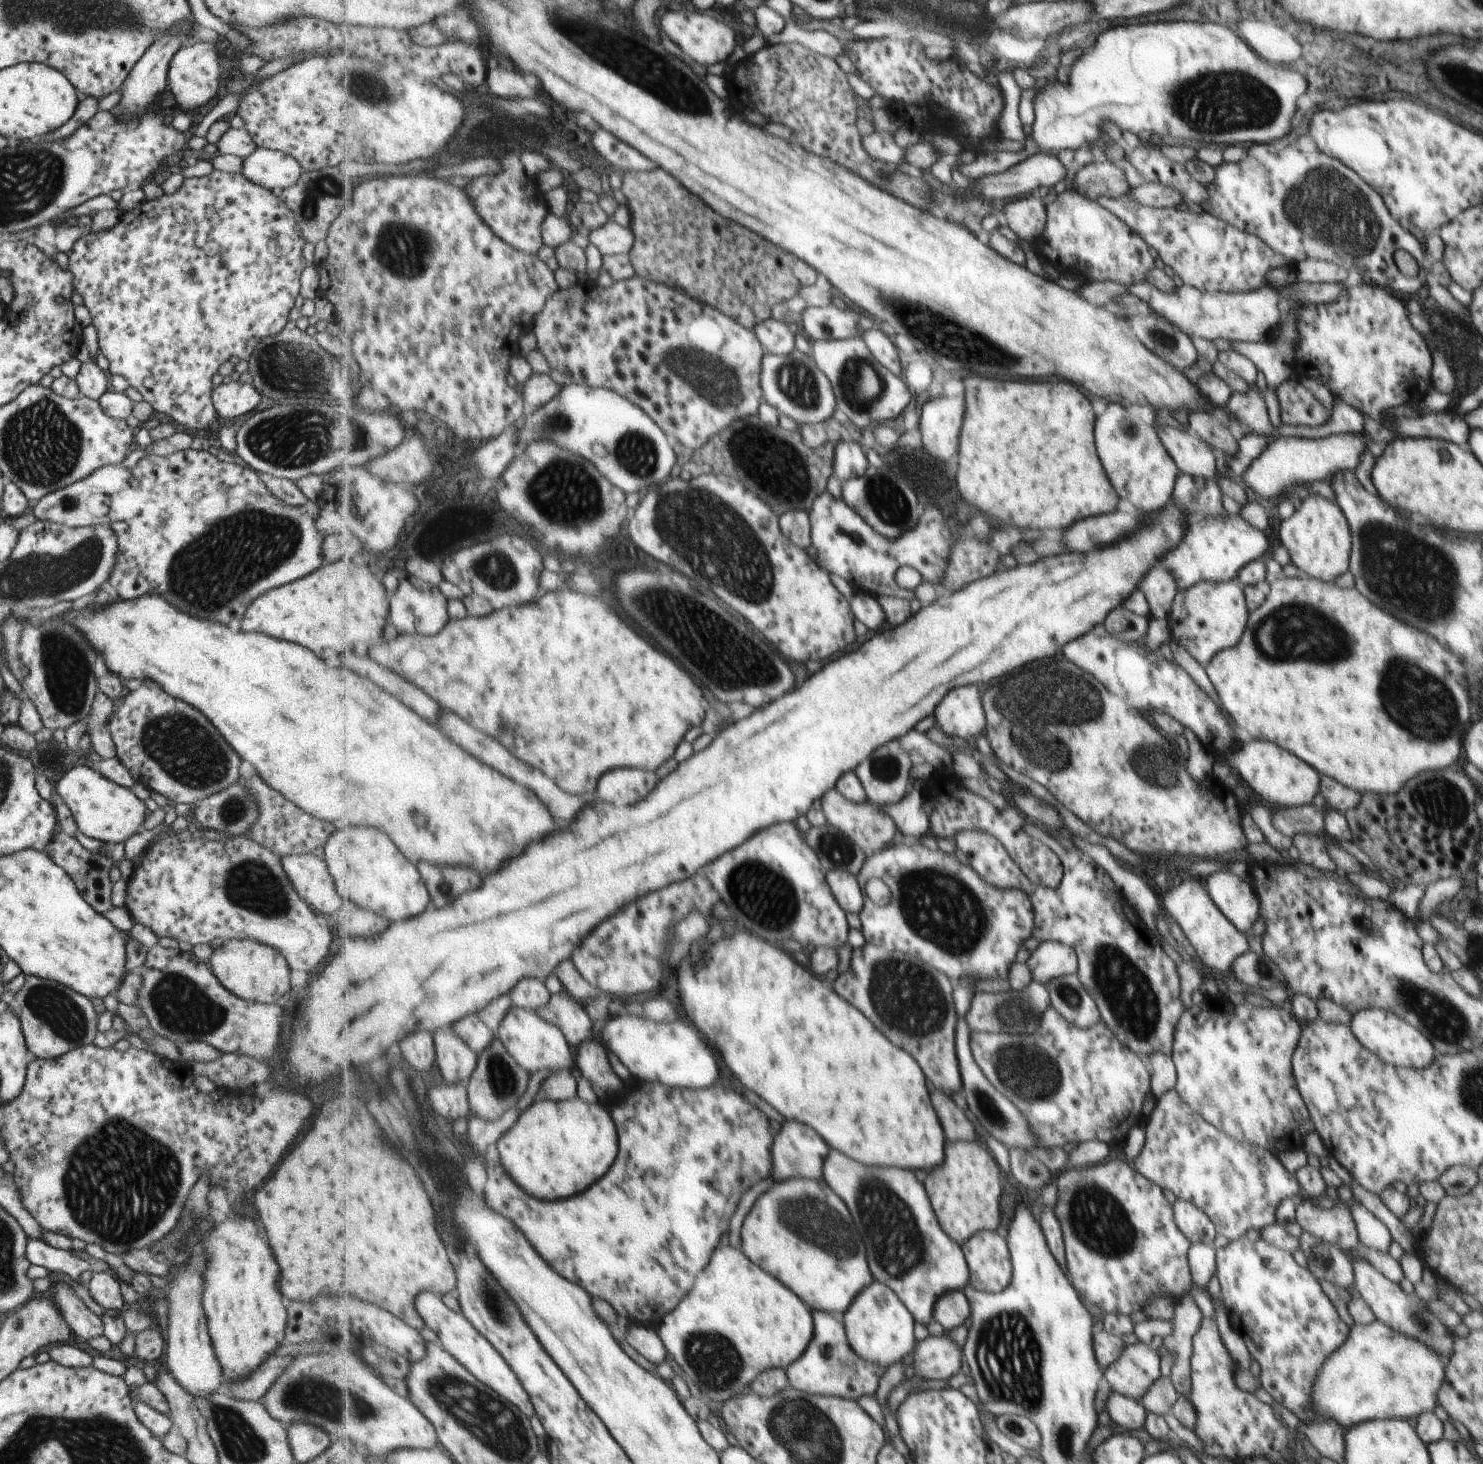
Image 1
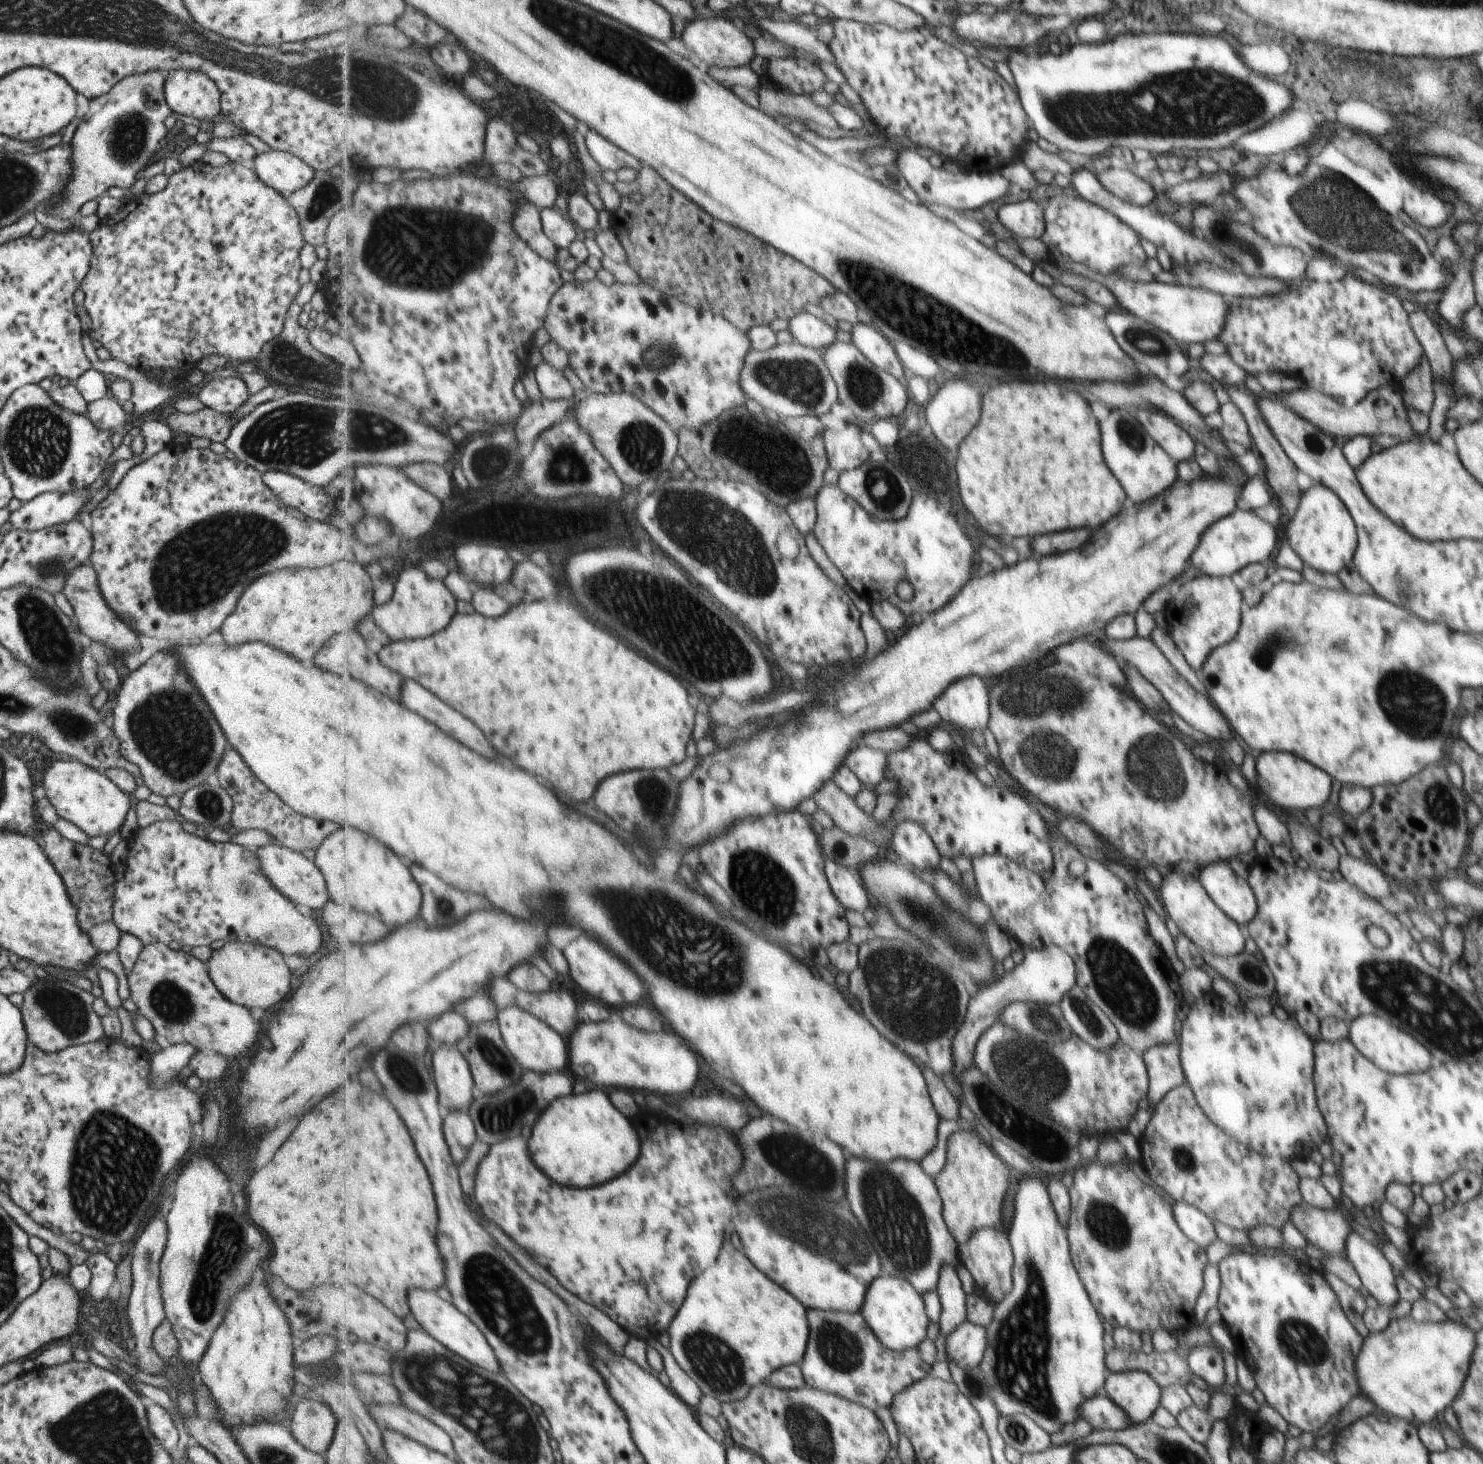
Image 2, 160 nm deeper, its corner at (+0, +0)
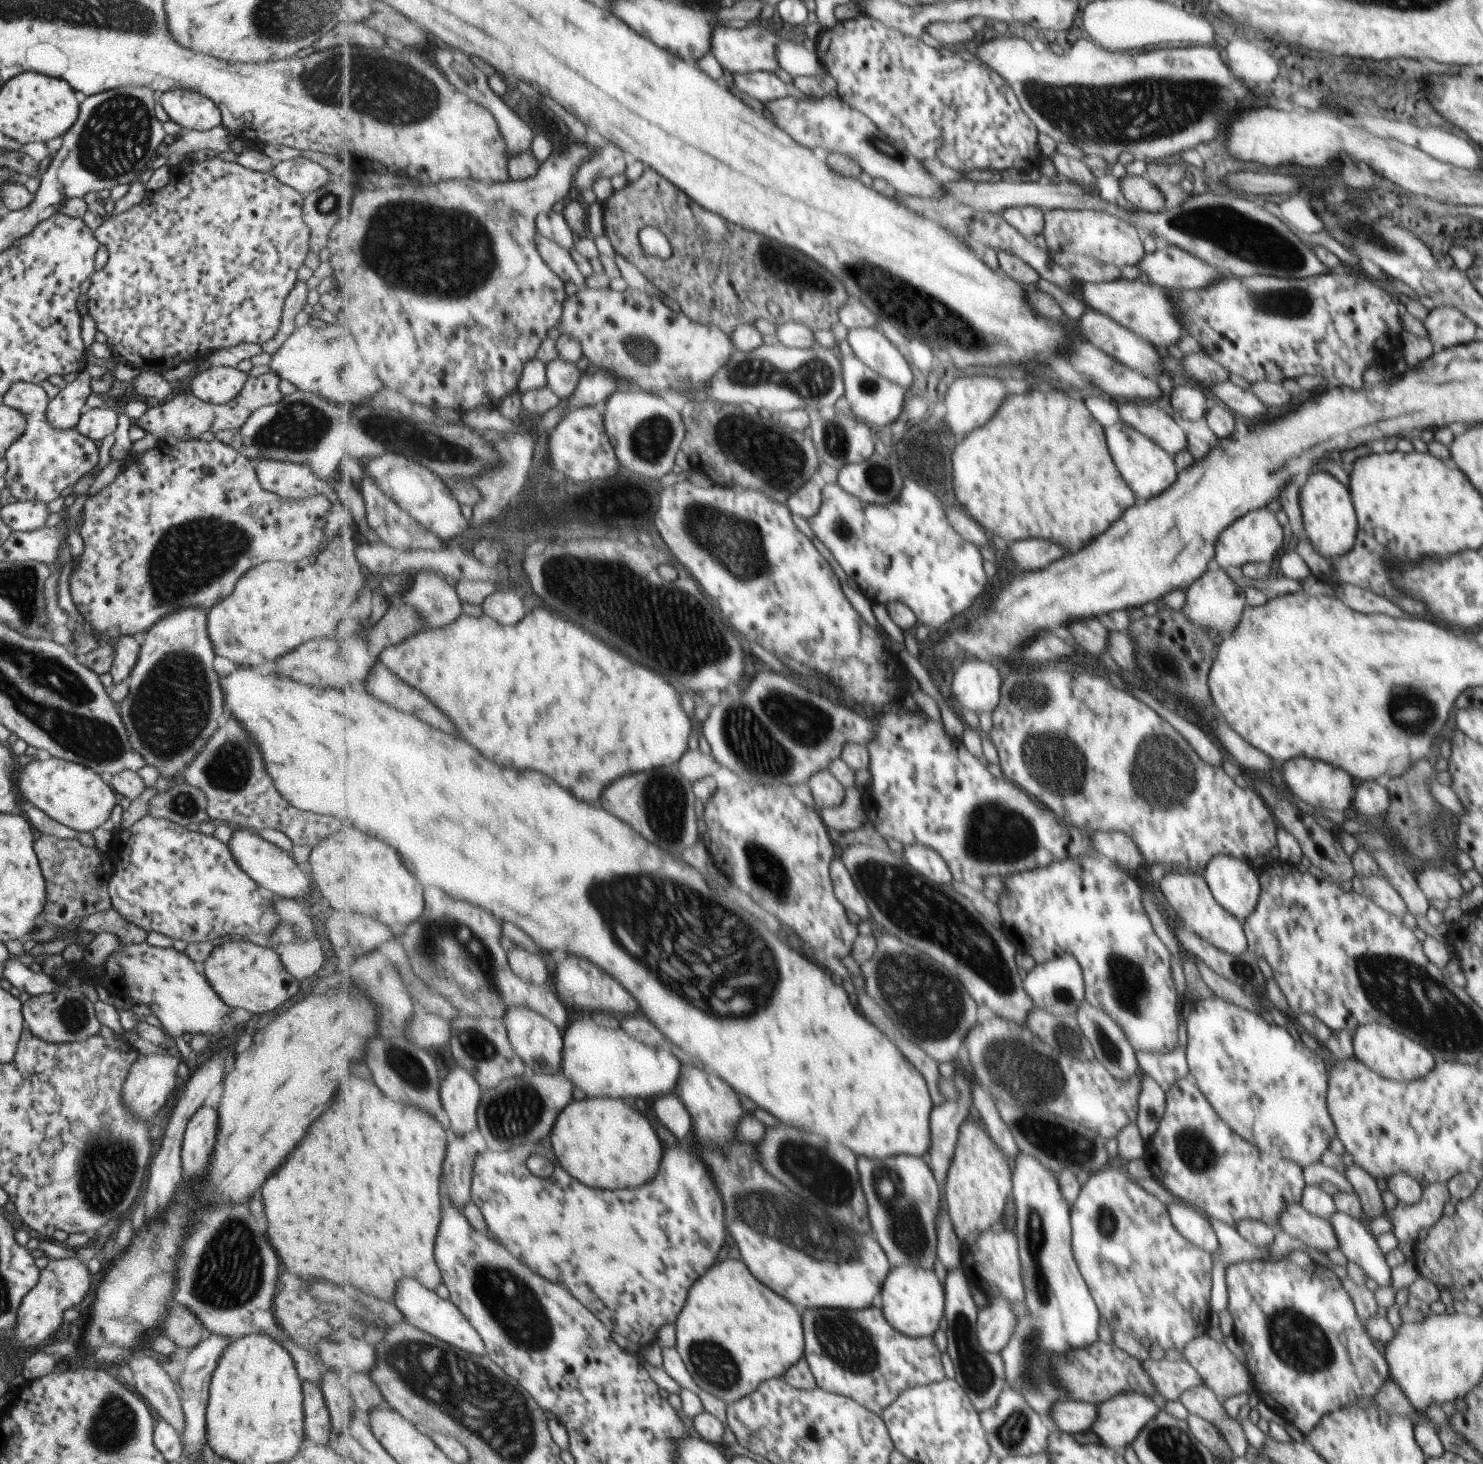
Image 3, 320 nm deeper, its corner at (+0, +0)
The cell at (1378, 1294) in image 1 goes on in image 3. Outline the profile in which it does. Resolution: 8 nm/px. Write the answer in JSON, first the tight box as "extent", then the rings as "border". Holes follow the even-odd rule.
{"extent":[1328,1210,1389,1287],"border":[[[1336,1210],[1328,1221],[1334,1230],[1338,1248],[1347,1262],[1359,1266],[1379,1287],[1386,1287],[1389,1284],[1389,1267],[1371,1234],[1361,1226],[1362,1222]]]}

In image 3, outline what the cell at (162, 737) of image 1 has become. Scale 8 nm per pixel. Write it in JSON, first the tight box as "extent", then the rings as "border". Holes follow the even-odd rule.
{"extent":[117,605,225,783],"border":[[[189,605],[173,609],[158,618],[156,623],[138,638],[140,649],[135,666],[129,673],[128,692],[117,704],[130,747],[145,759],[146,764],[155,766],[158,775],[167,777],[169,783],[182,774],[184,766],[204,747],[205,741],[225,718],[221,708],[221,690],[211,666],[214,652],[208,639],[205,616],[206,612],[201,607]]]}

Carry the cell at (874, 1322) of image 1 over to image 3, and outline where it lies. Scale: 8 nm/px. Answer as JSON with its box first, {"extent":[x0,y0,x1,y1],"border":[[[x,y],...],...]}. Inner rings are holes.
{"extent":[882,1264,946,1337],"border":[[[916,1264],[894,1266],[884,1284],[882,1306],[888,1321],[902,1333],[910,1337],[933,1336],[941,1320],[946,1315],[945,1286],[934,1269],[926,1269]]]}

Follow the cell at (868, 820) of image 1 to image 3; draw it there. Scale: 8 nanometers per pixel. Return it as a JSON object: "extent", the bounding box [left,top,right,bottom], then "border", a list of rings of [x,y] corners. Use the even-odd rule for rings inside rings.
{"extent":[809,768,848,811],"border":[[[829,768],[816,772],[809,782],[809,787],[819,811],[825,807],[841,806],[848,791]]]}

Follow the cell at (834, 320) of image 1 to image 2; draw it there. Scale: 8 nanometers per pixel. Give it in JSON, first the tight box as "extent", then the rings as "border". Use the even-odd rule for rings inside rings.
{"extent":[788,312,835,350],"border":[[[809,312],[790,320],[788,331],[793,340],[814,349],[826,350],[835,342],[835,330]]]}

